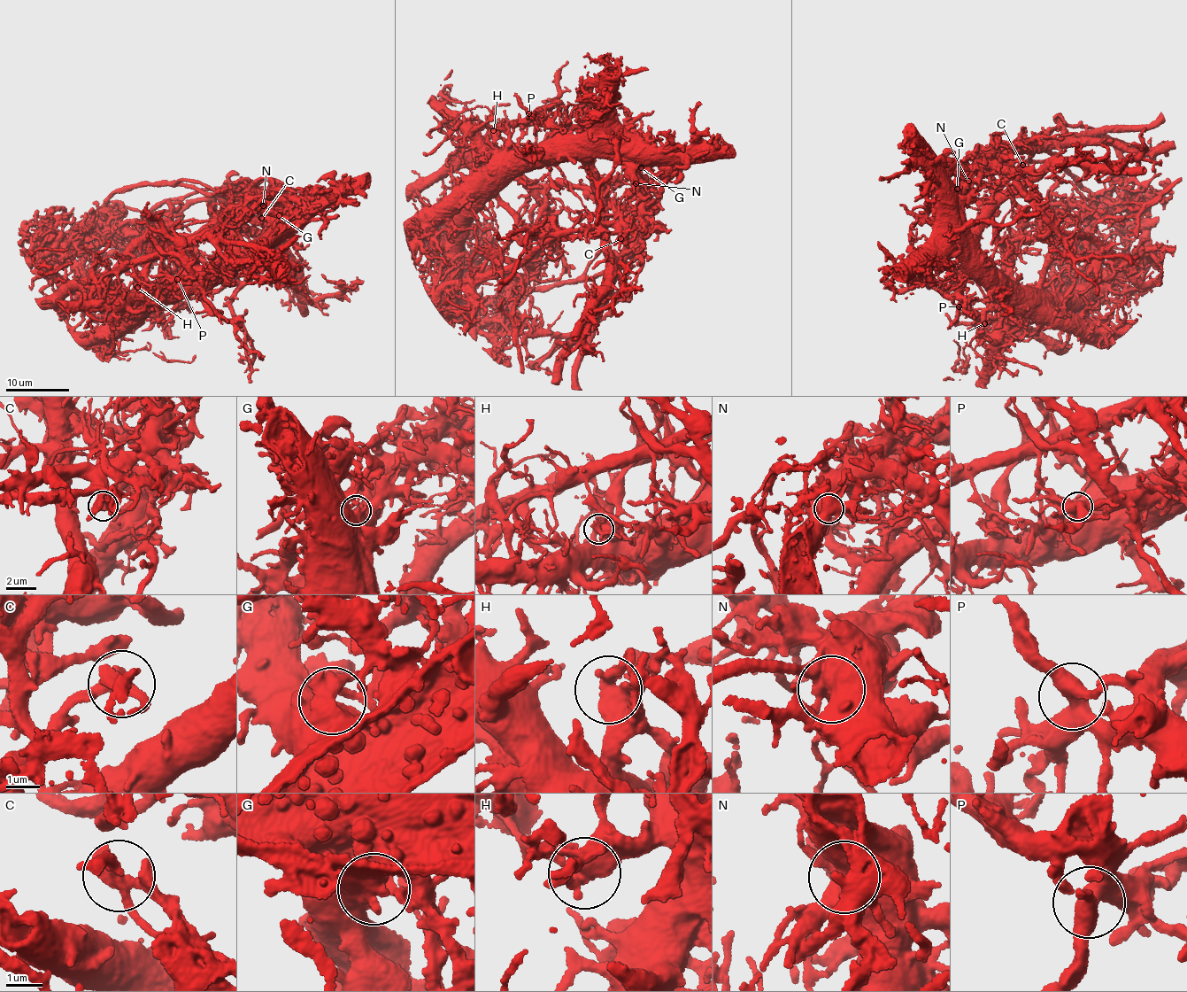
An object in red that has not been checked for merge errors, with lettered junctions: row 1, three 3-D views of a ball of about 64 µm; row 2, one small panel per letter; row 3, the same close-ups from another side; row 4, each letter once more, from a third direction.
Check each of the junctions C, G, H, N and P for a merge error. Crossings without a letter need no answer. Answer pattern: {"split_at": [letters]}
{"split_at": ["C", "H", "N"]}

